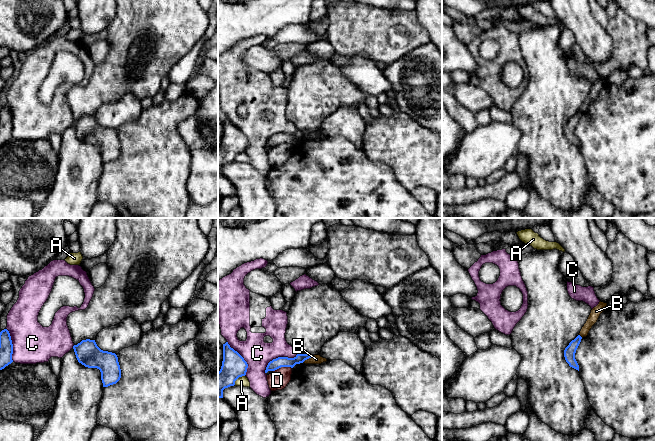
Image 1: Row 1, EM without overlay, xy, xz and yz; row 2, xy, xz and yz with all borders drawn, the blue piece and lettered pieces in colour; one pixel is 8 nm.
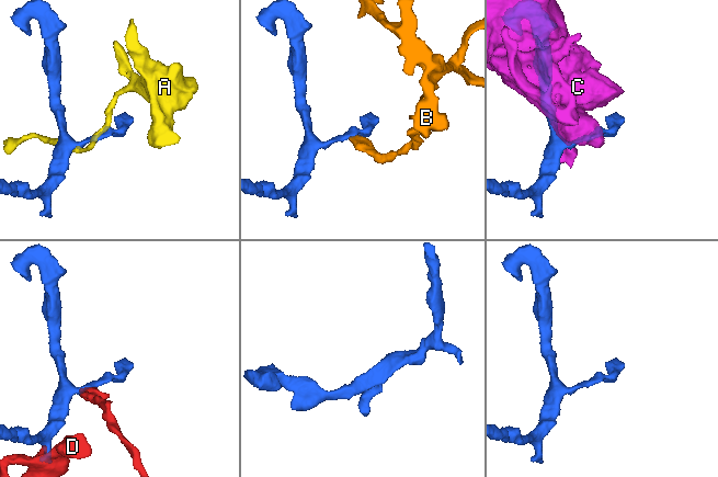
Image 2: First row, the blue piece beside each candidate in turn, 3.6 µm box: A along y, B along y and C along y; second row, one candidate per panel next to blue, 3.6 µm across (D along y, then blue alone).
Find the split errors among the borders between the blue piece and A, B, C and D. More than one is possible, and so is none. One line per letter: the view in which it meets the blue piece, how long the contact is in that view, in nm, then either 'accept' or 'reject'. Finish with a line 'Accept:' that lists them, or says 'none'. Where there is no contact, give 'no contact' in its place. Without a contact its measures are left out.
A: xz | 120 nm | reject
B: xz | 120 nm | reject
C: xz | 300 nm | reject
D: xz | 160 nm | reject
Accept: none

